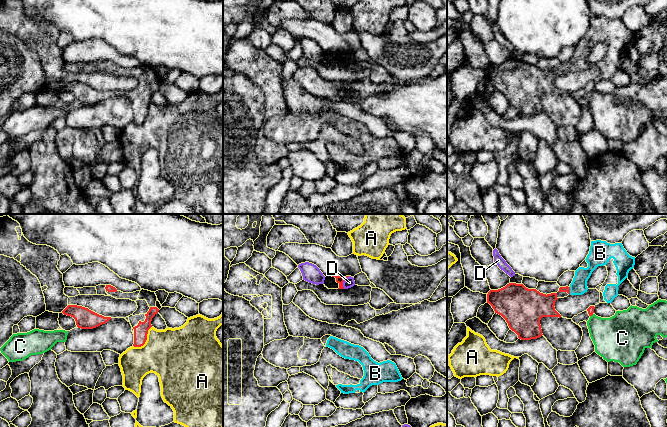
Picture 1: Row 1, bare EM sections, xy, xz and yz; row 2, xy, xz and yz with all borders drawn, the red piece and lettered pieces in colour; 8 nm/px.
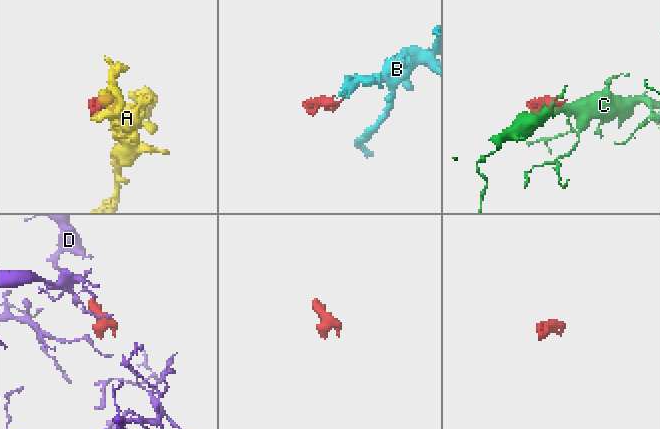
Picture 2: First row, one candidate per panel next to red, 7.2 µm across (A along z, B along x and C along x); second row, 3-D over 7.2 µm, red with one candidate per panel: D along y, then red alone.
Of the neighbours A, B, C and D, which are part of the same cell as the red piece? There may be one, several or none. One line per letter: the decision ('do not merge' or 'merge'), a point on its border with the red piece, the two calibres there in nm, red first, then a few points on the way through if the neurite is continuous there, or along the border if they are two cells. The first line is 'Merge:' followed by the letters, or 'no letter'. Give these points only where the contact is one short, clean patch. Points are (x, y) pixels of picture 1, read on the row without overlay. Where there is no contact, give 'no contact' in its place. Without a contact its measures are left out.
Merge: B
A: do not merge; contact xy (146, 115); calibres 110 and 420 nm
B: merge; contact yz (569, 67); calibres 50 and 130 nm; way yz (562, 65), (569, 67), (578, 62)
C: do not merge; contact yz (591, 91); calibres 50 and 320 nm; border yz (593, 90), (590, 92)
D: do not merge; contact xz (343, 57); calibres 60 and 90 nm

